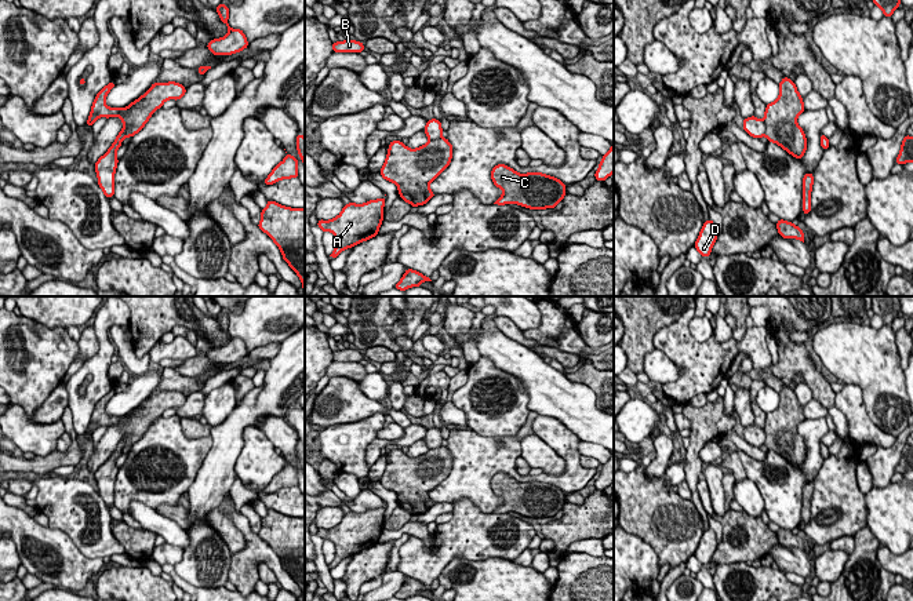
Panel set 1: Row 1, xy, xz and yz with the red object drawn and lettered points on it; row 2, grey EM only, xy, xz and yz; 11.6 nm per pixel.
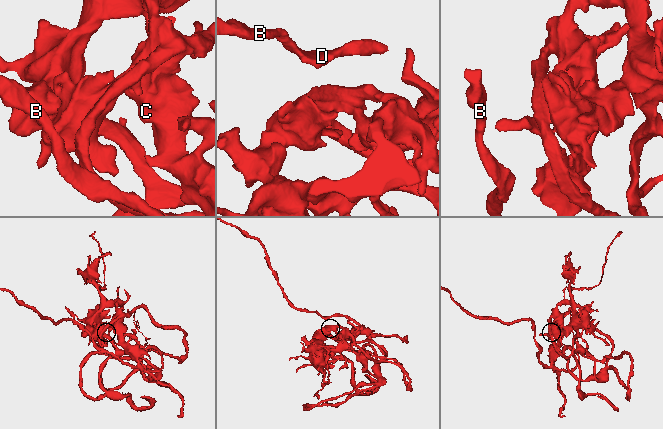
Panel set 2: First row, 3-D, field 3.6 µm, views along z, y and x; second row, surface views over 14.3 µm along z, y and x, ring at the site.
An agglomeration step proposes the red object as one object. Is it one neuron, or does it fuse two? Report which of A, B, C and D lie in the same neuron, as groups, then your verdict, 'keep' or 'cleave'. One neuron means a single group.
groups A B C D; keep

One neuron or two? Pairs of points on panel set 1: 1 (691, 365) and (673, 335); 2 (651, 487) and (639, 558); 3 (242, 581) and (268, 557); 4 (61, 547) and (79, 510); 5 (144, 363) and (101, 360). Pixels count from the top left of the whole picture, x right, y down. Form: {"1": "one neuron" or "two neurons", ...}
{"1": "one neuron", "2": "two neurons", "3": "one neuron", "4": "two neurons", "5": "two neurons"}

